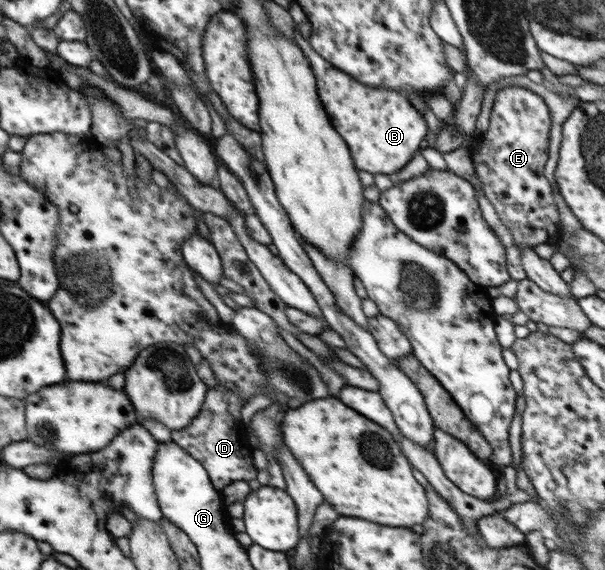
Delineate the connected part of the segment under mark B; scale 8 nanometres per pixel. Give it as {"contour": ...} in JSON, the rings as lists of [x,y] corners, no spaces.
{"contour":[[[301,41],[300,47],[310,62],[317,78],[317,92],[325,106],[333,128],[343,136],[351,148],[353,162],[359,171],[371,174],[388,174],[400,171],[415,154],[427,136],[428,124],[424,115],[415,110],[407,98],[387,88],[367,88],[346,72],[335,68],[316,53],[309,42]]]}

